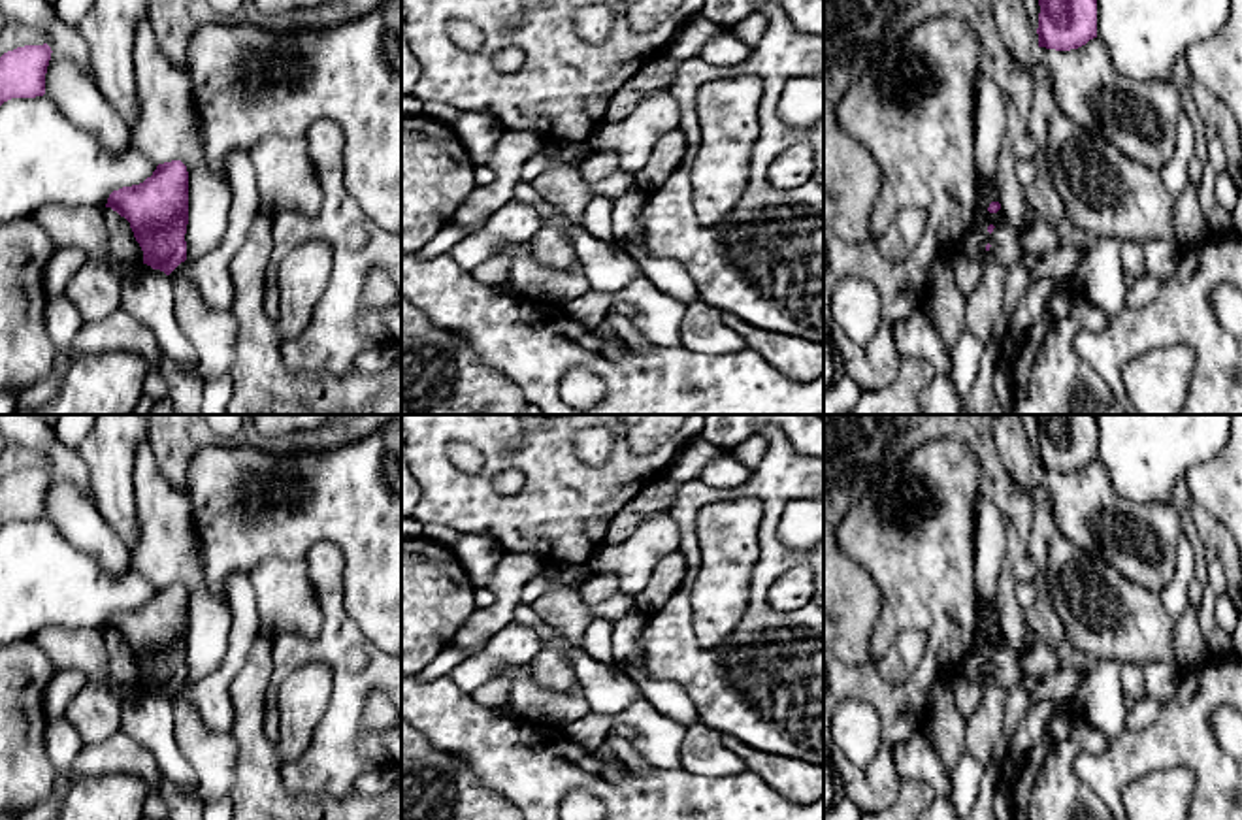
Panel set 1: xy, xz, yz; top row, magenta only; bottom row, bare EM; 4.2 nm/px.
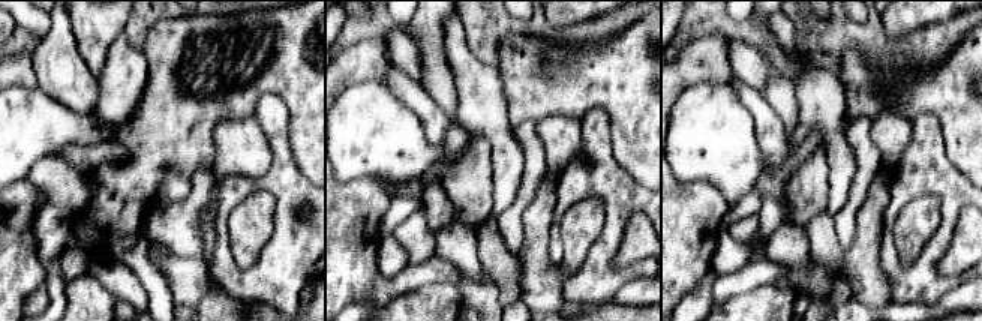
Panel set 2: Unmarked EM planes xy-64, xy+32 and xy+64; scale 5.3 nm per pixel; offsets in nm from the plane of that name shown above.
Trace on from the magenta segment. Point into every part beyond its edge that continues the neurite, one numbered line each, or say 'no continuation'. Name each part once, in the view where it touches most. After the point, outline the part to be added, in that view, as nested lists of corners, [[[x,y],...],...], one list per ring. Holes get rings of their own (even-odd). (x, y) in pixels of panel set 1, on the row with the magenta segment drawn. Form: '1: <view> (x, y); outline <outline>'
no continuation

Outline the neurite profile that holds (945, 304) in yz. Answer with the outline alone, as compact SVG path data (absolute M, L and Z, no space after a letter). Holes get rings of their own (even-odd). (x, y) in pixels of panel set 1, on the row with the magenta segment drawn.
M937 256L929 266L929 287L922 311L931 319L952 351L965 330L967 298L952 275L952 256Z

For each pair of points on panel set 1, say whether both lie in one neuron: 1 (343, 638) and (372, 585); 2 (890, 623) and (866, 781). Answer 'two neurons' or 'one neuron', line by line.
1: two neurons
2: one neuron

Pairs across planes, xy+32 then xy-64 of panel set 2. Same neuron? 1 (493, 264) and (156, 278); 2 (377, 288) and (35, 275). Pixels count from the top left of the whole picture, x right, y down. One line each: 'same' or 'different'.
1: different
2: same

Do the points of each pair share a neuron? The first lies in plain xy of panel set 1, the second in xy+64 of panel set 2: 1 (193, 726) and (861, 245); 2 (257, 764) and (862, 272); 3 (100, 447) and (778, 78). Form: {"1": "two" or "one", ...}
{"1": "two", "2": "one", "3": "one"}

